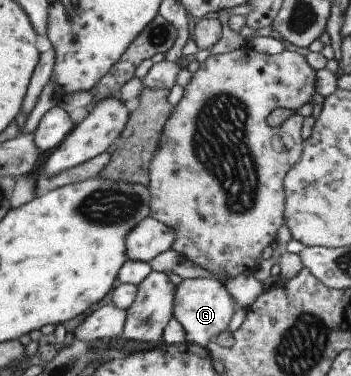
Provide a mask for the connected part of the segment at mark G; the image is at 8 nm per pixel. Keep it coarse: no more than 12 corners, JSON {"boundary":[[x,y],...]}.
{"boundary":[[216,277],[182,279],[172,315],[206,348],[237,308]]}

